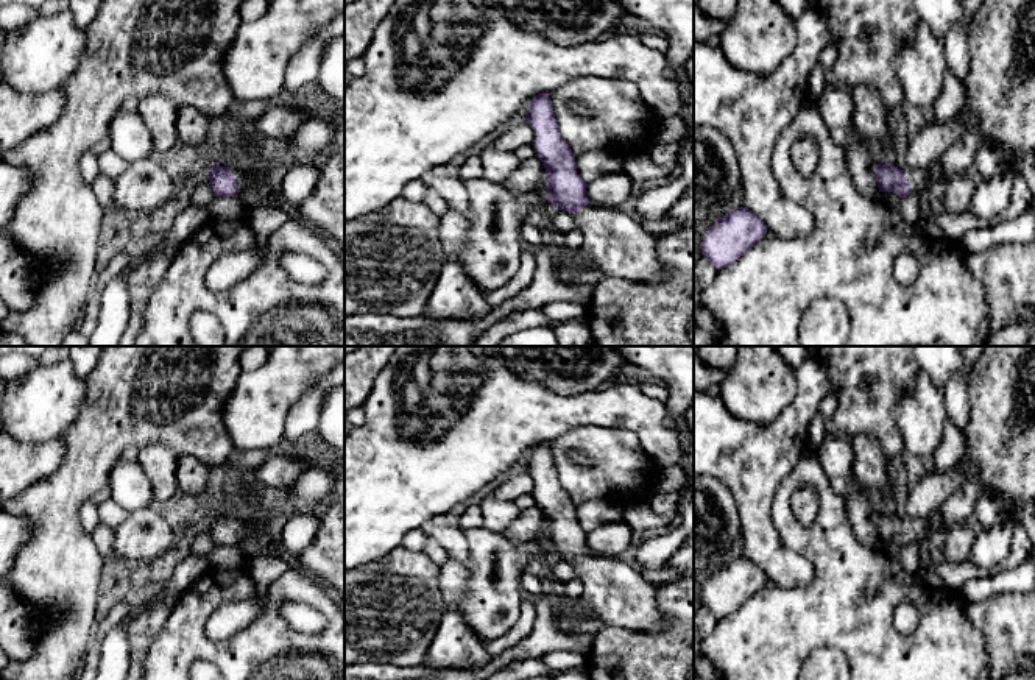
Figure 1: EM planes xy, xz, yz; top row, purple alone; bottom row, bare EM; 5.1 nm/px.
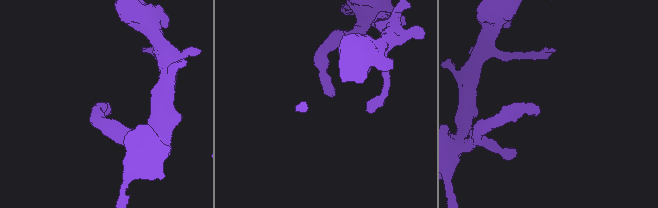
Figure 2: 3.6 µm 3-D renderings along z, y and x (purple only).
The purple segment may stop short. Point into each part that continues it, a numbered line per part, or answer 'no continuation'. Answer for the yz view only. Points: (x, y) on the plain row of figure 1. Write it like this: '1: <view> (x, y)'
1: yz (959, 506)

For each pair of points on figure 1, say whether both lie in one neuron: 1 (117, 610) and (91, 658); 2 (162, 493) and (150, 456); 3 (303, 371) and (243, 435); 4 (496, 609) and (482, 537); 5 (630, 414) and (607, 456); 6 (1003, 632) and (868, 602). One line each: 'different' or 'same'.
1: same
2: same
3: same
4: same
5: different
6: different

